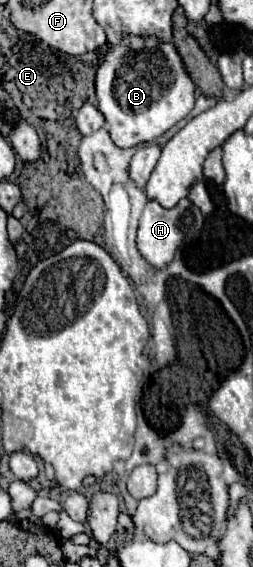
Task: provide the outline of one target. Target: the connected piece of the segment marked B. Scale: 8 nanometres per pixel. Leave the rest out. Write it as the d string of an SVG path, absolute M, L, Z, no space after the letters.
M128 36L118 46L110 46L96 72L98 110L106 118L112 142L118 148L132 148L154 142L194 108L194 82L186 76L174 44L154 40L154 36Z

